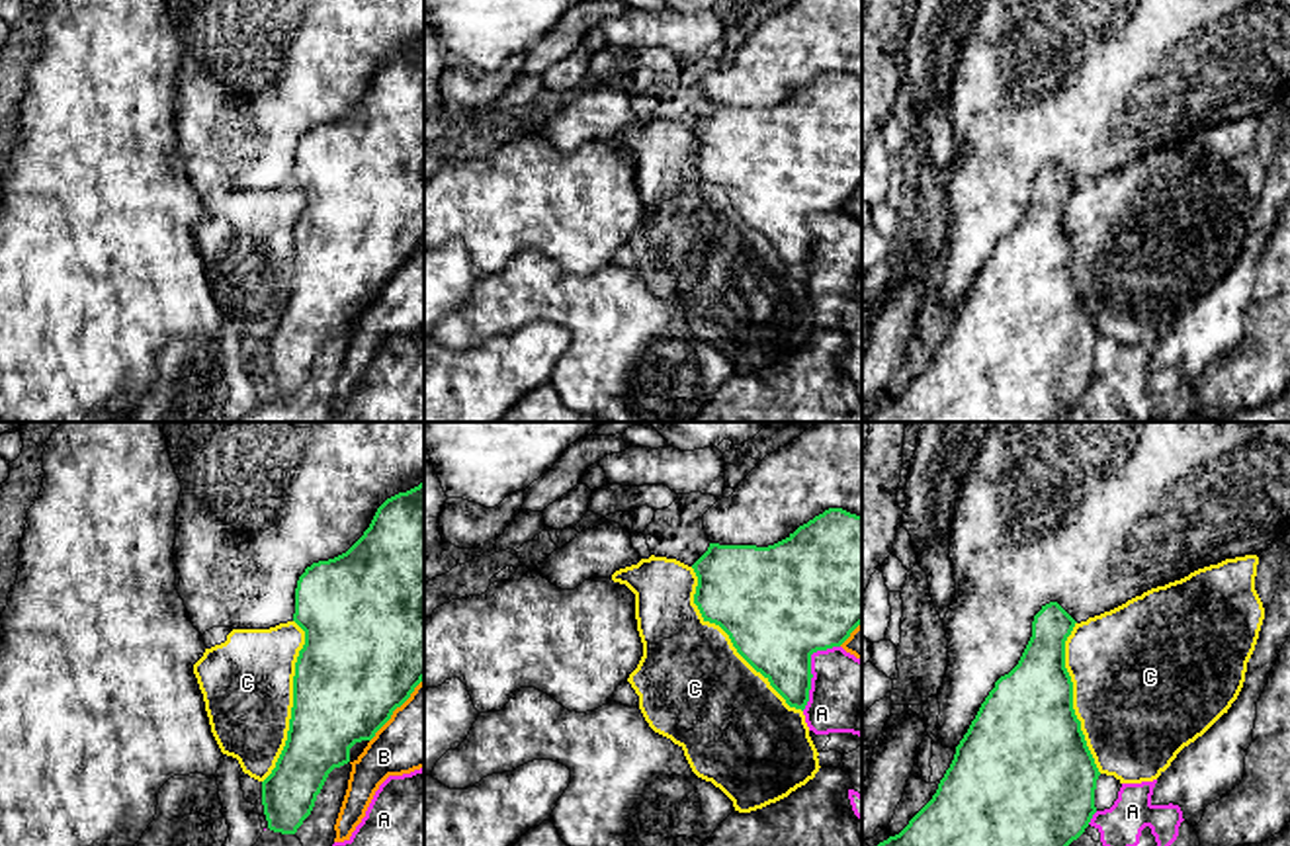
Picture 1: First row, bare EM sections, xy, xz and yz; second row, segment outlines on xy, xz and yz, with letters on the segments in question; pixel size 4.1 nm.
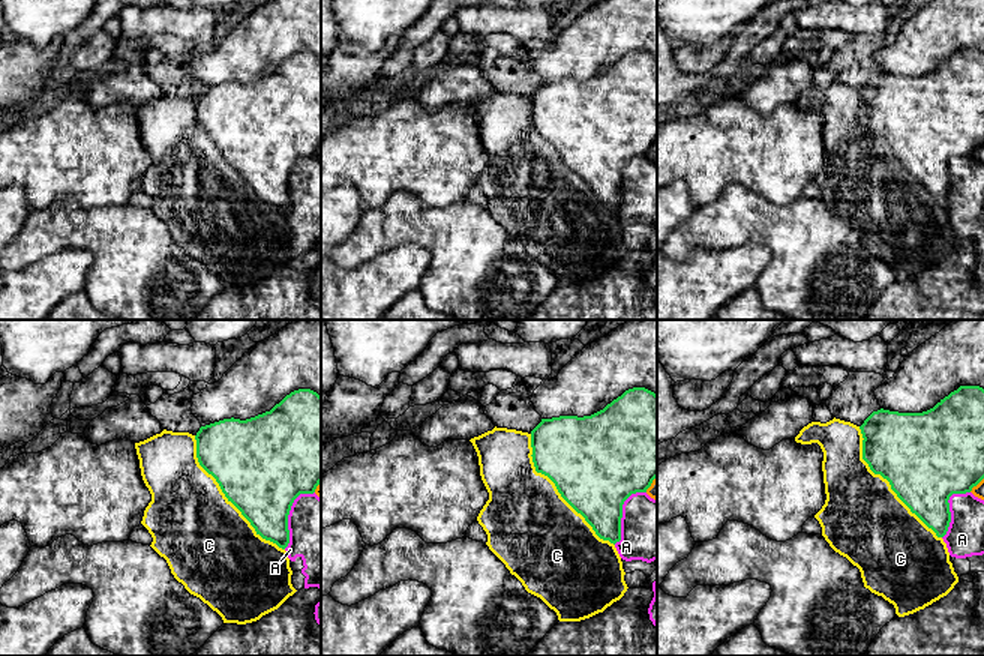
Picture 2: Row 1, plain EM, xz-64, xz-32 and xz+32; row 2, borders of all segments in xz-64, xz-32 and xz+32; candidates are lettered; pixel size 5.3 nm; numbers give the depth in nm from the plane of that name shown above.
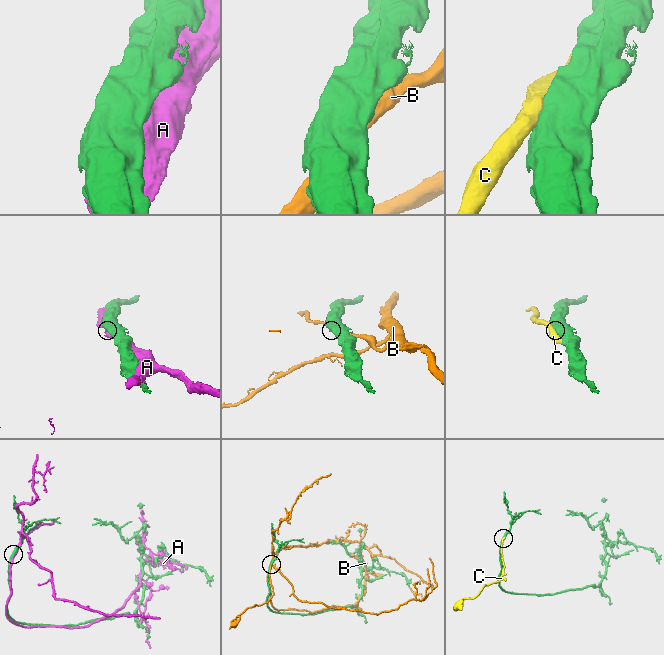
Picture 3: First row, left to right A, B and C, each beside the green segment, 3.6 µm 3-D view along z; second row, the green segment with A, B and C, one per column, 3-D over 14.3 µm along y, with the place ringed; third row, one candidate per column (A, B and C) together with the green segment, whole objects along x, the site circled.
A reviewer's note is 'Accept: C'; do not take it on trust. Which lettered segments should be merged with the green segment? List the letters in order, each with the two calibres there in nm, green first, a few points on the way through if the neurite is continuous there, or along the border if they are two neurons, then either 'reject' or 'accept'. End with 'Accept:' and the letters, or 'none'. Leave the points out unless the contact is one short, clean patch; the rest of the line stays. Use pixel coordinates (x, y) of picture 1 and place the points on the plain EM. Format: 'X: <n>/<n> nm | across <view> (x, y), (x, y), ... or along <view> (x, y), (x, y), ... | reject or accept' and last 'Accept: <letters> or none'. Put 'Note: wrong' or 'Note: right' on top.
Note: right
A: 420/300 nm | reject
B: 500/280 nm | reject
C: 480/460 nm | accept
Accept: C

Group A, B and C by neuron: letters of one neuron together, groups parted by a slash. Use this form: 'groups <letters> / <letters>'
groups A / B / C

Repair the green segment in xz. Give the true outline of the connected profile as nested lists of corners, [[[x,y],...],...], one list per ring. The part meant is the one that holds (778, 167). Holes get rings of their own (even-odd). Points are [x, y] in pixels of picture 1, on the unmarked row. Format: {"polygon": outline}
{"polygon": [[[829,70],[786,102],[768,107],[719,107],[692,127],[641,121],[612,137],[635,156],[643,219],[627,244],[649,289],[684,313],[692,334],[719,350],[735,373],[751,375],[788,360],[819,334],[819,315],[803,272],[811,252],[811,217],[840,209],[862,186],[862,78]]]}

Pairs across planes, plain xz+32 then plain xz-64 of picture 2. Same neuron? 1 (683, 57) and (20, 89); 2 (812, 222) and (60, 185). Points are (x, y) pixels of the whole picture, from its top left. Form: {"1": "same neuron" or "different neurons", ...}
{"1": "same neuron", "2": "different neurons"}

